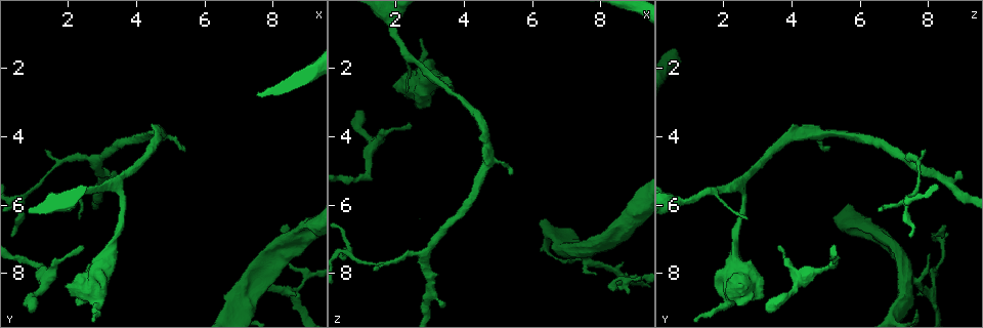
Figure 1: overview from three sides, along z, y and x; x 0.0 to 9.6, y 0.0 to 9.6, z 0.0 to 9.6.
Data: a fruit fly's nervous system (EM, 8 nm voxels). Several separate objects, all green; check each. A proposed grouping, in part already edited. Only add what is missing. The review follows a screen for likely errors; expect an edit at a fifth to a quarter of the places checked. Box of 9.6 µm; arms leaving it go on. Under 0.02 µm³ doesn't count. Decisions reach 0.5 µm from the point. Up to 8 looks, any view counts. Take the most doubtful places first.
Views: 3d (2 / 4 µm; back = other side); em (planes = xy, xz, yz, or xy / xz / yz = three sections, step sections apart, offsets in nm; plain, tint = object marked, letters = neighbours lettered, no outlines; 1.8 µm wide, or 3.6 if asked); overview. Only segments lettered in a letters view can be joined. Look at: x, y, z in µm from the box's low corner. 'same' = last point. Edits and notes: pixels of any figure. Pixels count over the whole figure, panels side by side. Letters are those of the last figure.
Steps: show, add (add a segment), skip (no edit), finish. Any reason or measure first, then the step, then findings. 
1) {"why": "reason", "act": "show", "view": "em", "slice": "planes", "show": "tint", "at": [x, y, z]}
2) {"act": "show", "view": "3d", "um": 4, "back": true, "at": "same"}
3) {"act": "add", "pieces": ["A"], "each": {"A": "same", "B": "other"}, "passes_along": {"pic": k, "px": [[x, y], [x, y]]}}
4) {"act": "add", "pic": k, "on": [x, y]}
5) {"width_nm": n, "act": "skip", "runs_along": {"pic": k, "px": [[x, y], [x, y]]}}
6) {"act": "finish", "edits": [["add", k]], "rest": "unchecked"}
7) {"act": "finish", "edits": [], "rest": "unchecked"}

{"why": "branch point", "act": "show", "view": "em", "slice": "xy", "step": 8, "show": "tint", "at": [0.60, 5.80, 7.45]}

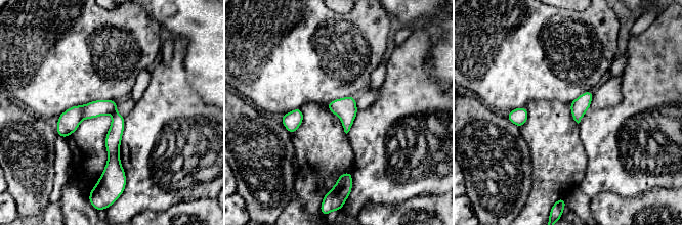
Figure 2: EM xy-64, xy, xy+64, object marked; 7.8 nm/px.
{"why": "cut it another way", "act": "show", "view": "em", "slice": "planes", "show": "letters", "at": "same"}

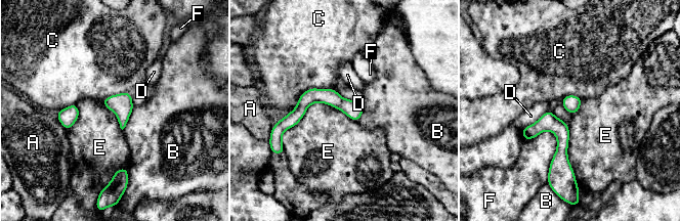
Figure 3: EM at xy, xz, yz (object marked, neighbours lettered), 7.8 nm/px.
{"act": "skip", "each": {"A": "other", "B": "other", "C": "other", "D": "other", "E": "other", "F": "other"}, "border": {"pic": 3, "px": [[356, 122], [312, 102], [281, 140]]}, "found": "none of them fits"}

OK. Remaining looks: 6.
{"why": "tapers out", "act": "show", "view": "3d", "um": 4, "back": true, "at": [2.35, 7.15, 3.65]}

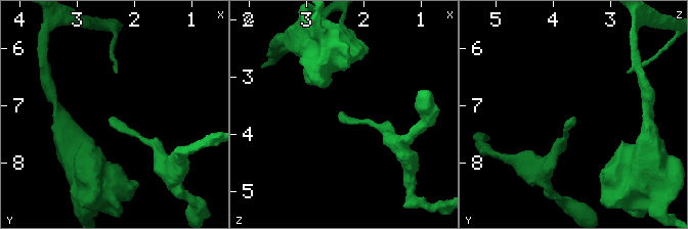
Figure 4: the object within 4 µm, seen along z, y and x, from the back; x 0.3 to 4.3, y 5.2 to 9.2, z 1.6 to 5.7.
{"why": "need the tissue", "act": "show", "view": "em", "slice": "xz", "step": 8, "show": "letters", "at": [2.35, 7.15, 3.60]}

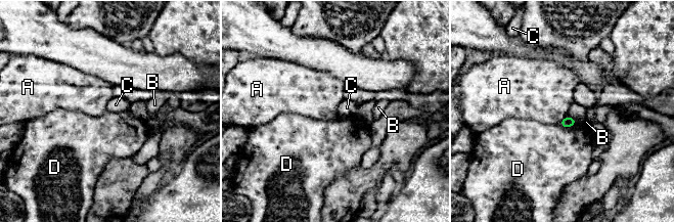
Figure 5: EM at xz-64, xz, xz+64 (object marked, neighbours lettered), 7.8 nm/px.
{"act": "show", "view": "em", "slice": "planes", "show": "letters", "at": "same"}

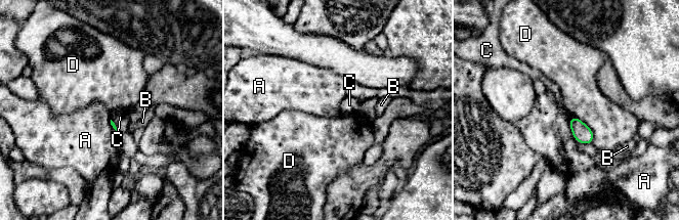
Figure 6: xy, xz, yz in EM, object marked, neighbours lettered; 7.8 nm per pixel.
{"act": "skip", "each": {"A": "other", "B": "other", "C": "other", "D": "other"}, "border": {"pic": 6, "px": [[571, 116], [569, 128], [577, 142]]}, "found": "no lettered segment goes on from it"}

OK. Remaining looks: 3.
{"why": "three arms meet", "act": "show", "view": "3d", "um": 2, "at": [7.55, 8.10, 7.45]}

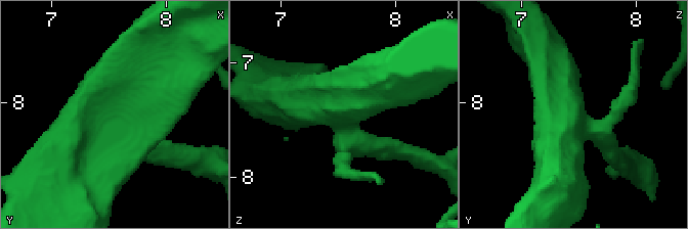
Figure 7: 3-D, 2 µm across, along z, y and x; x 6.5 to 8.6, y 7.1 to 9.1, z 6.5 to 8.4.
{"act": "show", "view": "em", "slice": "planes", "show": "tint", "at": [7.56, 8.08, 7.42]}

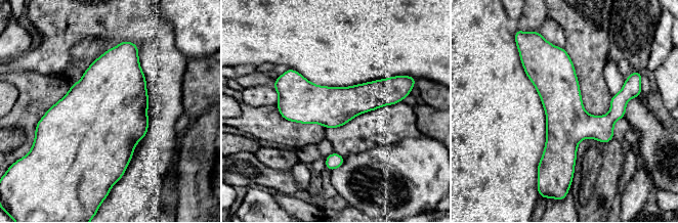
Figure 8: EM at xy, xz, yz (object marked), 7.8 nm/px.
{"why": "what lies round it", "act": "show", "view": "em", "slice": "planes", "show": "letters", "at": "same"}

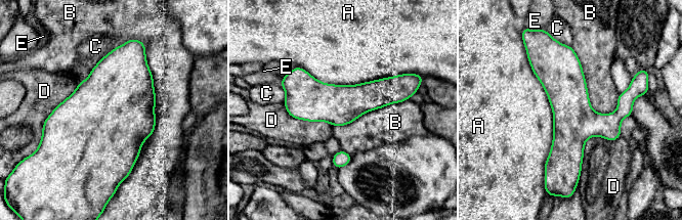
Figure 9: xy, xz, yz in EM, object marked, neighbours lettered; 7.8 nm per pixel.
{"act": "skip", "each": {"A": "other", "B": "other", "C": "other", "D": "other", "E": "other"}, "found": "no lettered segment goes on from it"}

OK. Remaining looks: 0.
{"act": "finish", "edits": [], "rest": "unchecked"}

